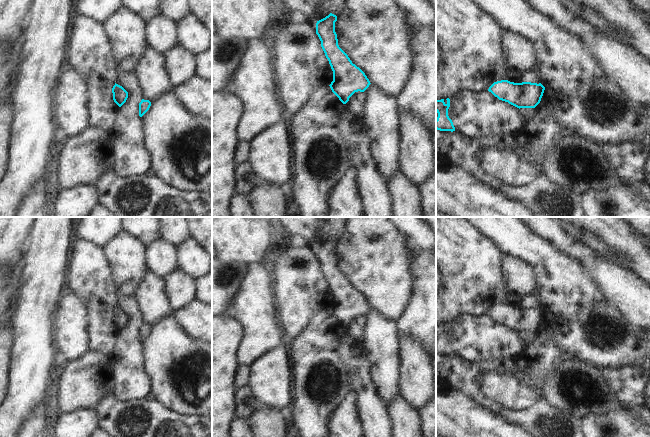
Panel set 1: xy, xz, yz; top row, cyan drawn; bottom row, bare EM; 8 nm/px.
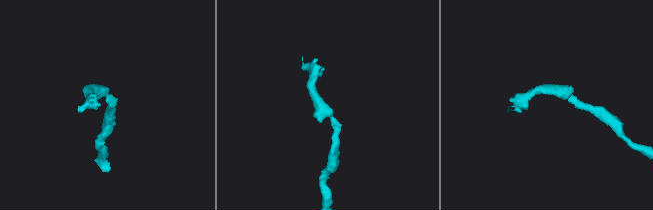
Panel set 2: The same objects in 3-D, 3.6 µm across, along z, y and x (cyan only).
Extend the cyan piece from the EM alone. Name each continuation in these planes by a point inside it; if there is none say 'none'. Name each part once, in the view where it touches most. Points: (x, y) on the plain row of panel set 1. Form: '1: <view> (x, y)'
none

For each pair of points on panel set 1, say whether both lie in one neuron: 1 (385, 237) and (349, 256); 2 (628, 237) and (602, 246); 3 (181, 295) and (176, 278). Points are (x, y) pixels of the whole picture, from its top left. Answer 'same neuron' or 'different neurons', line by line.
1: same neuron
2: different neurons
3: same neuron

